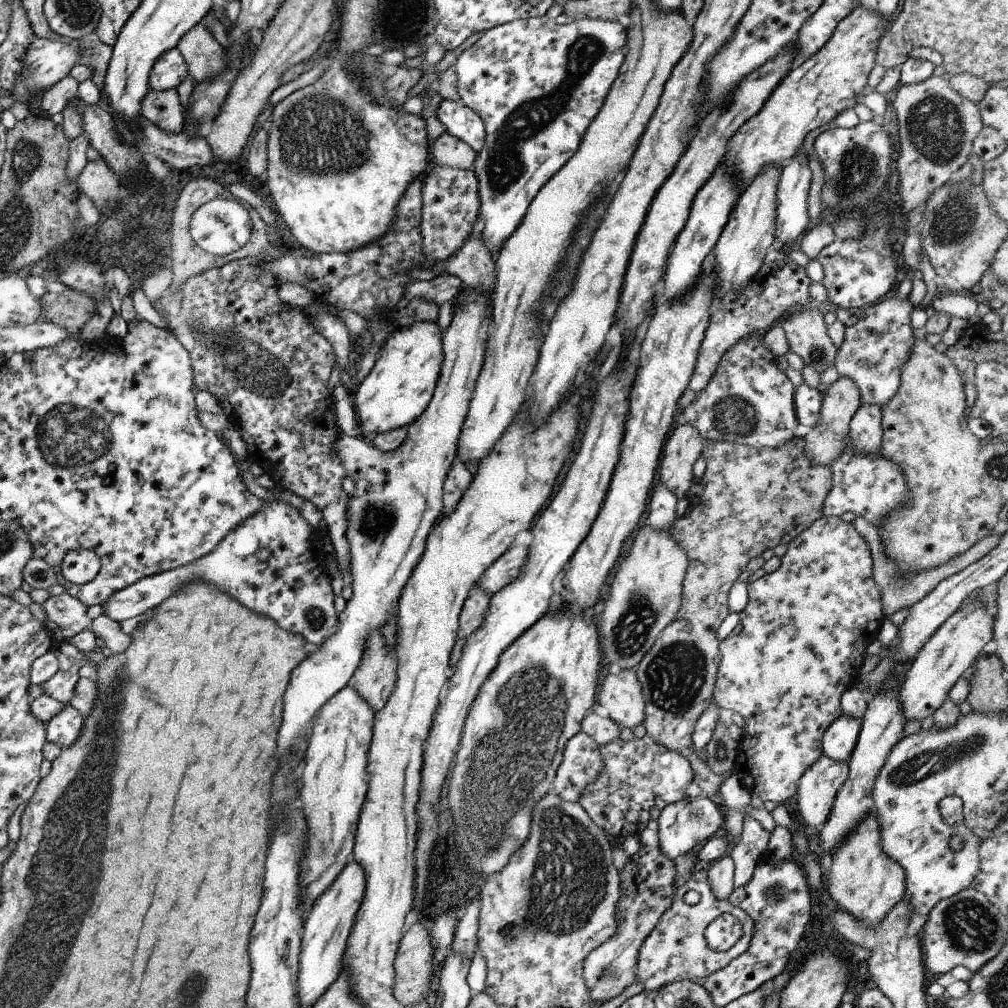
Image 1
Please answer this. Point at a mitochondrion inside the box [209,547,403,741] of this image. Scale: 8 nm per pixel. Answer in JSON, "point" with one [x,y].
{"point":[315,617]}

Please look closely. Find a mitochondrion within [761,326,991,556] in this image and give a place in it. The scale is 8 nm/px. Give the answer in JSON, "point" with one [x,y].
{"point":[817,351]}

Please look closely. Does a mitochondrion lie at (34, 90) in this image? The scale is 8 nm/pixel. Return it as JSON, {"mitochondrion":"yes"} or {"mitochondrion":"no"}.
{"mitochondrion":"no"}

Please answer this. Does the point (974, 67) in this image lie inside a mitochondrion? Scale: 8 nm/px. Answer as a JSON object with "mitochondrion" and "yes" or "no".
{"mitochondrion":"no"}

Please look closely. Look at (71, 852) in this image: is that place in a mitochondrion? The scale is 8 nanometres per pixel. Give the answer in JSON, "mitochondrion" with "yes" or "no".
{"mitochondrion":"yes"}

